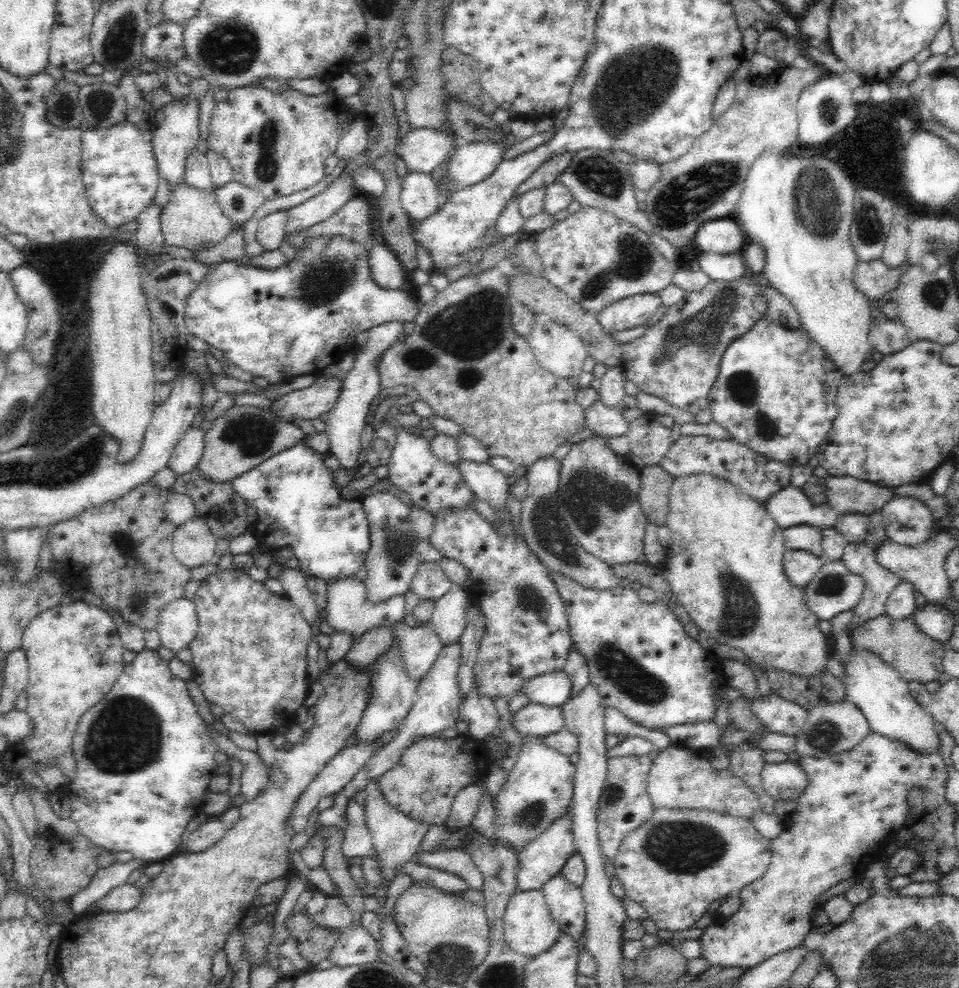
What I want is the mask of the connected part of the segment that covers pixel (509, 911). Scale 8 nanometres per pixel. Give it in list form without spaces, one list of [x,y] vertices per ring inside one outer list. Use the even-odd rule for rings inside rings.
[[[541,889],[516,892],[510,897],[503,916],[503,933],[507,946],[526,958],[538,956],[556,943],[561,930],[552,918]]]

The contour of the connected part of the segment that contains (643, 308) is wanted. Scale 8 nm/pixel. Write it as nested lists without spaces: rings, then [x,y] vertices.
[[[659,293],[635,294],[620,299],[597,313],[606,332],[618,332],[644,325],[661,305]]]

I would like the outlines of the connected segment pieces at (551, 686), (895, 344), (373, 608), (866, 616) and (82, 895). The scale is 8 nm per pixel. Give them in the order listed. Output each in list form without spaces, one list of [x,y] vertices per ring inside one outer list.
[[[563,670],[529,678],[519,688],[530,702],[544,706],[562,706],[570,699],[571,682]]]
[[[878,306],[871,309],[871,317],[868,339],[873,351],[888,356],[913,342],[899,317],[888,319]]]
[[[350,576],[348,578],[340,578],[338,582],[326,582],[326,604],[322,607],[325,620],[336,632],[346,632],[352,634],[354,641],[363,633],[382,625],[395,628],[398,621],[402,621],[407,615],[406,601],[404,594],[392,596],[388,600],[372,604],[366,598],[366,585],[360,580],[356,580]]]
[[[863,542],[848,543],[843,550],[841,561],[850,572],[861,574],[865,580],[866,592],[860,597],[860,604],[856,604],[856,608],[850,613],[852,620],[847,626],[847,632],[850,633],[866,620],[872,620],[885,613],[888,592],[892,592],[894,587],[898,586],[901,578],[882,567],[876,561],[874,550]]]
[[[140,858],[130,862],[116,862],[110,866],[100,868],[92,881],[91,887],[83,889],[74,897],[67,900],[68,905],[75,914],[84,915],[87,908],[94,902],[106,897],[114,888],[127,884],[129,876],[135,870],[144,870],[149,865]]]

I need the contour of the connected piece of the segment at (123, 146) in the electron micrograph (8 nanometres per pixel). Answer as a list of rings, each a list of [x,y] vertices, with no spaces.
[[[124,120],[109,128],[89,127],[81,135],[81,175],[85,195],[96,216],[118,232],[118,226],[135,220],[142,209],[153,201],[159,179],[157,160],[153,153],[151,134],[140,131],[136,125]]]

